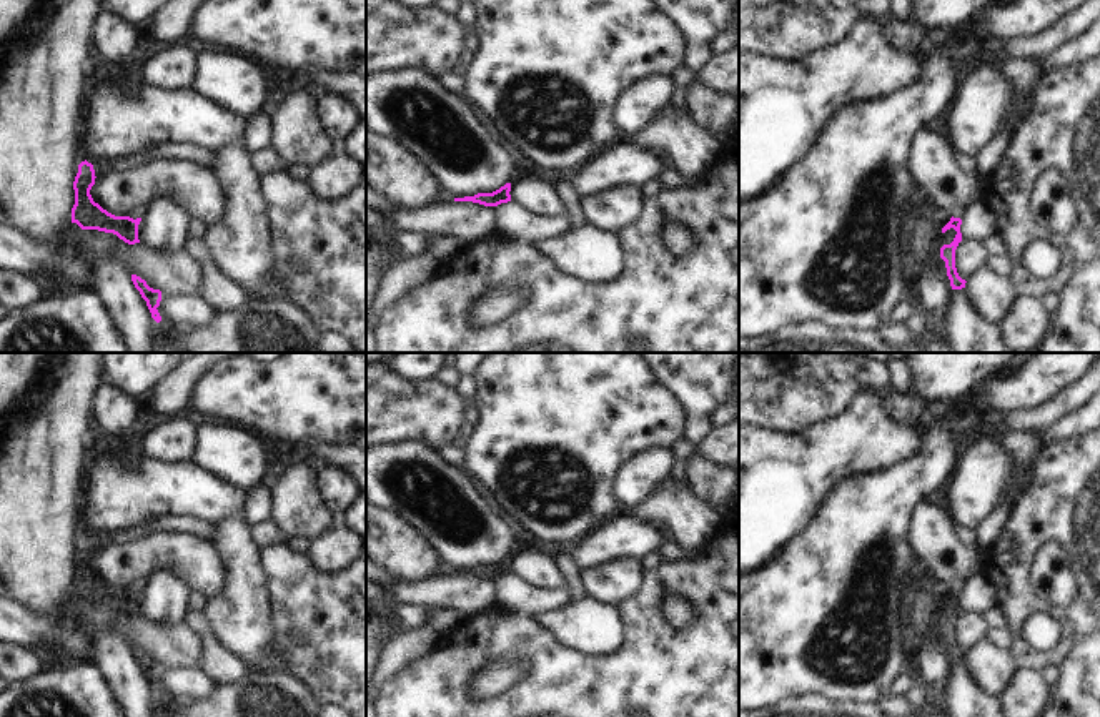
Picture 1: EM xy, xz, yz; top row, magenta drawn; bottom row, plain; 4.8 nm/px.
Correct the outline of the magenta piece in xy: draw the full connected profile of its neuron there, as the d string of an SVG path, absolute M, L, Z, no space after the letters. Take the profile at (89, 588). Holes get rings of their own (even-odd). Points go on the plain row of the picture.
M87 532L82 534L73 554L75 577L72 581L72 596L77 596L82 602L113 606L128 617L140 616L138 597L141 591L115 589L95 576L90 567L95 551L93 537Z

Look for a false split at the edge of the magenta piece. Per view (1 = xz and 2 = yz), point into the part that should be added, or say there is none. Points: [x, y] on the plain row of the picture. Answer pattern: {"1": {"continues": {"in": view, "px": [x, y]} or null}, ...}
{"1": {"continues": null}, "2": {"continues": null}}

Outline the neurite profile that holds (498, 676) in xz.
M493 660L469 680L468 694L473 700L488 700L506 692L526 670L524 660Z

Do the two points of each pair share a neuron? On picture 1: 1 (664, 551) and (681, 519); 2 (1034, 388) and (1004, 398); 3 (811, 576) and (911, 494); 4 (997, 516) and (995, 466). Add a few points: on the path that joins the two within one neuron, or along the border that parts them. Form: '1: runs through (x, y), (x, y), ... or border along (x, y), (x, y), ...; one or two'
1: border along (669, 538), (688, 556); two
2: runs through (1027, 388), (1010, 391); one
3: runs through (836, 556), (886, 506); one
4: border along (1012, 468), (1010, 479), (995, 509), (976, 529); two

